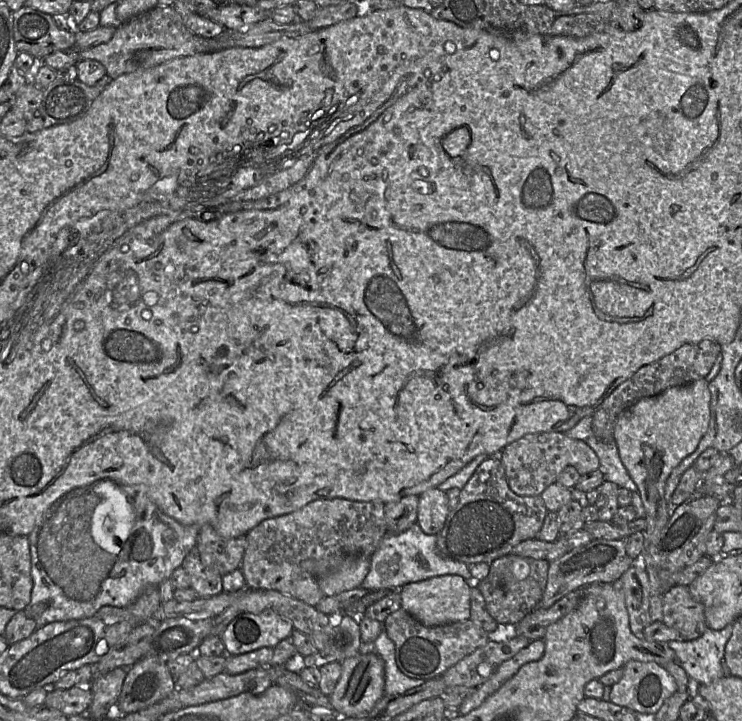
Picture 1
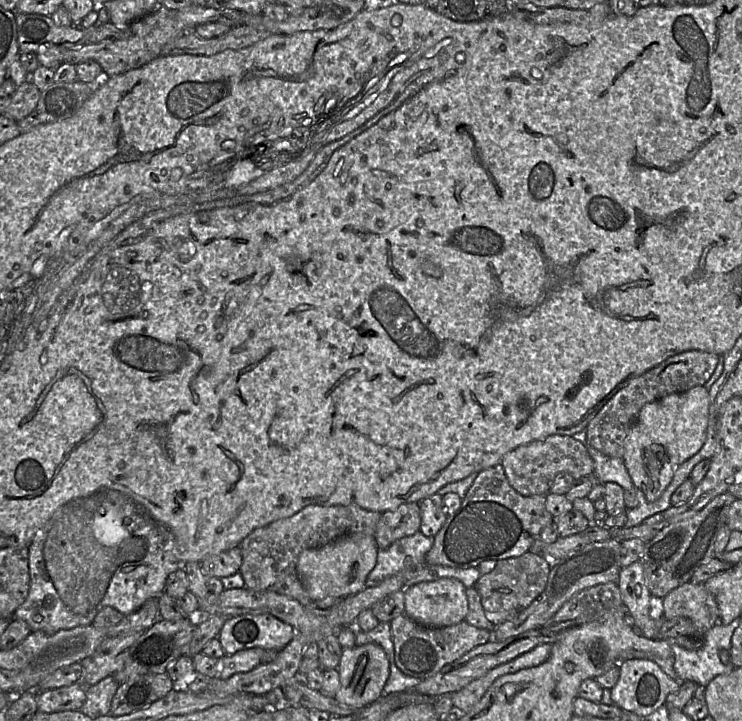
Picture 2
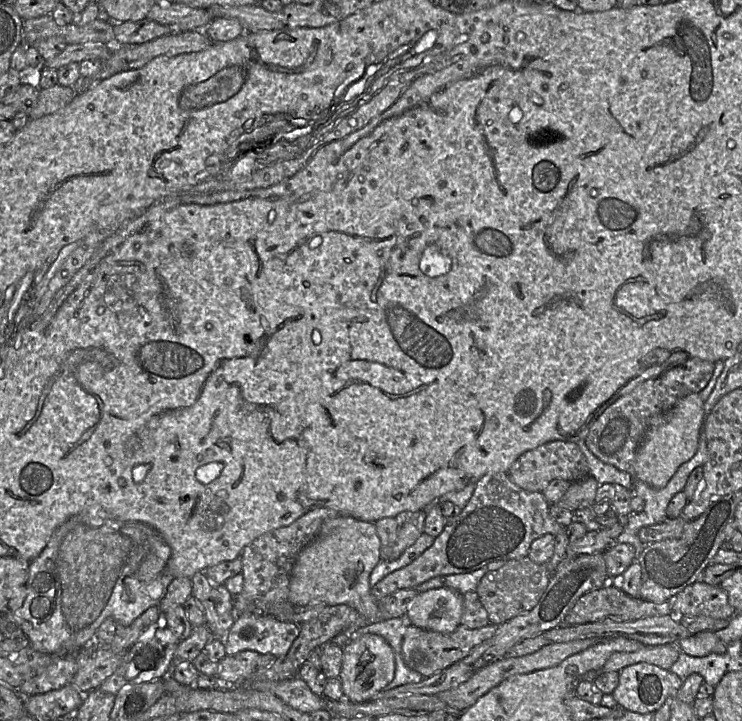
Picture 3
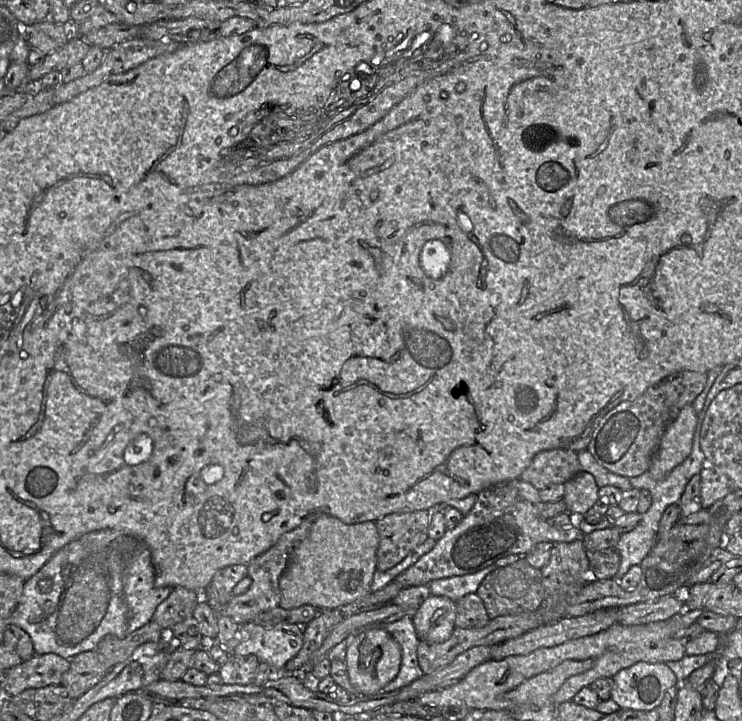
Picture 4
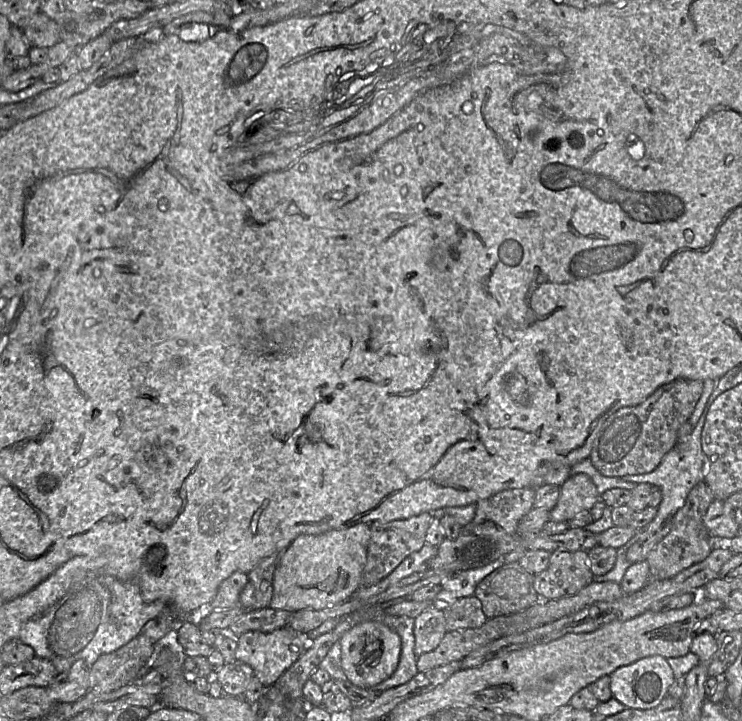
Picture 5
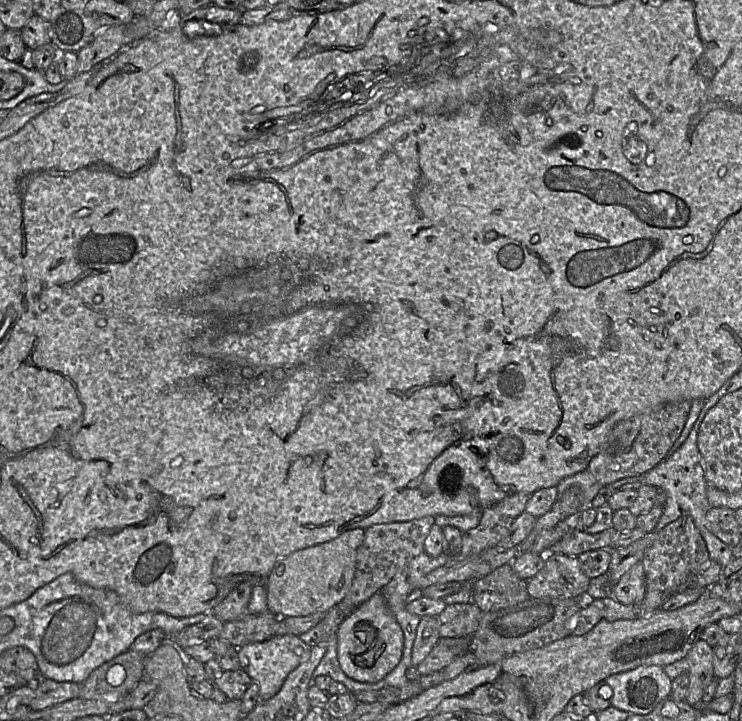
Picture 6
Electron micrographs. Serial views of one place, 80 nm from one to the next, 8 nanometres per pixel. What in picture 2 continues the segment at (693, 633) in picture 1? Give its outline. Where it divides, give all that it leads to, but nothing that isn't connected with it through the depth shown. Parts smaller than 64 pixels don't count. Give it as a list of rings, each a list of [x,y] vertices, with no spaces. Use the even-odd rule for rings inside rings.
[[[684,583],[663,598],[663,618],[689,618],[696,629],[695,636],[703,636],[719,622],[715,597],[701,583]]]

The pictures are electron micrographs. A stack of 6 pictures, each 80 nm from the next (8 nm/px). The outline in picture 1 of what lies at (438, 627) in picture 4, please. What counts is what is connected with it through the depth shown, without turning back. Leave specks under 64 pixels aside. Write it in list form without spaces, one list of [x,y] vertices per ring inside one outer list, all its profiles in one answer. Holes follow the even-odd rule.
[[[459,575],[432,577],[404,585],[399,589],[401,607],[428,627],[441,626],[470,619],[472,582]]]

